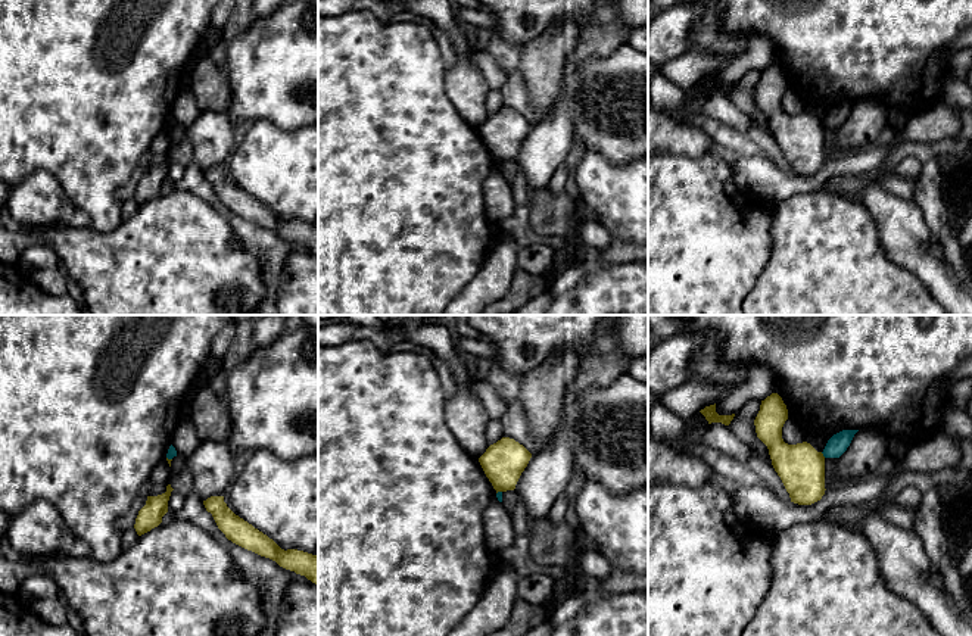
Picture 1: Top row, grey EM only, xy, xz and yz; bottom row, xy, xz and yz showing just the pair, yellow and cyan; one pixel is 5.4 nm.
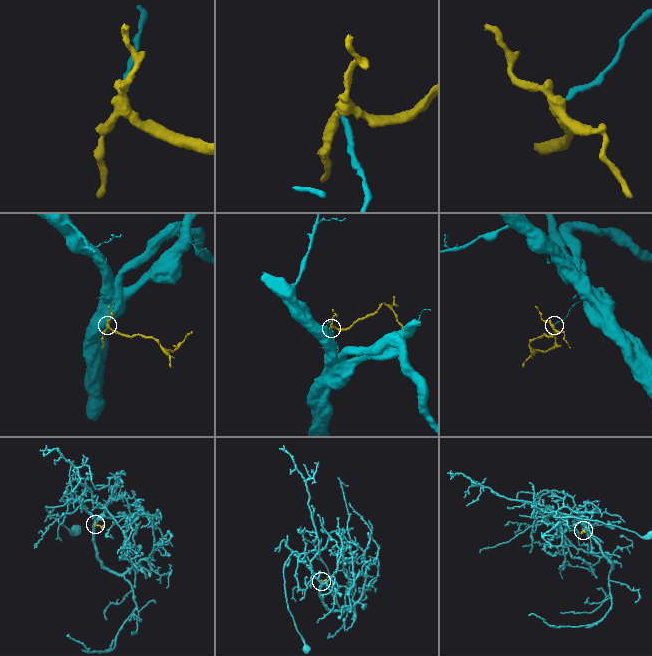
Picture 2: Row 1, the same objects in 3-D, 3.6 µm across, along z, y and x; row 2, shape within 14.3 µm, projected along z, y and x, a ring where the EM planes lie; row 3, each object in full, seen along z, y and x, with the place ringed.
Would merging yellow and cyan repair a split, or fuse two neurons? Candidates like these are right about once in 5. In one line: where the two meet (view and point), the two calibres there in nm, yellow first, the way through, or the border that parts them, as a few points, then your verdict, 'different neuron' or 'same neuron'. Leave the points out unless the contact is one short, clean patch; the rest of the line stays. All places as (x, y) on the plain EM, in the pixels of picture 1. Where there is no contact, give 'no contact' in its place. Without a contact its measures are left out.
yz (822, 125) | 260/110 nm | along yz (821, 122), (825, 127) | different neuron

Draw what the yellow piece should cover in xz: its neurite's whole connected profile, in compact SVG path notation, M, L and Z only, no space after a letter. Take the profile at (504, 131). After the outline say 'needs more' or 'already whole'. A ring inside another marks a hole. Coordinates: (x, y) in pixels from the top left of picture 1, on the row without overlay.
M502 107L486 119L479 132L498 163L515 159L530 128L532 124L523 115Z; already whole

